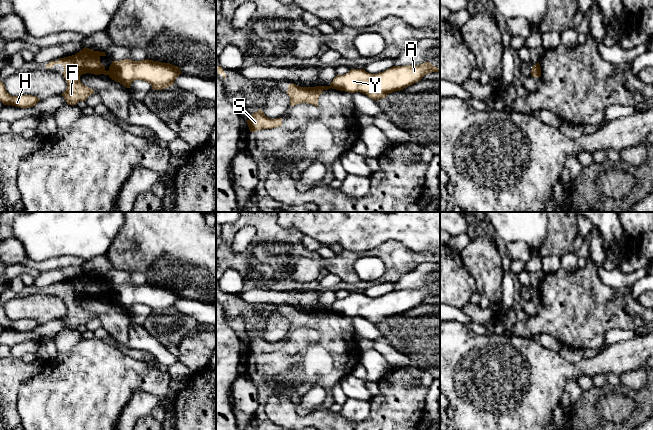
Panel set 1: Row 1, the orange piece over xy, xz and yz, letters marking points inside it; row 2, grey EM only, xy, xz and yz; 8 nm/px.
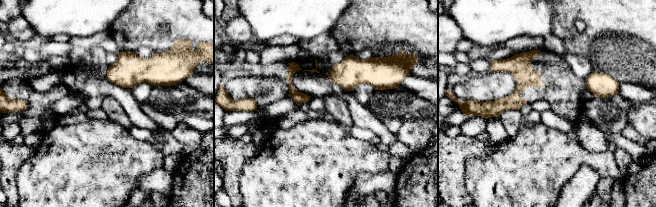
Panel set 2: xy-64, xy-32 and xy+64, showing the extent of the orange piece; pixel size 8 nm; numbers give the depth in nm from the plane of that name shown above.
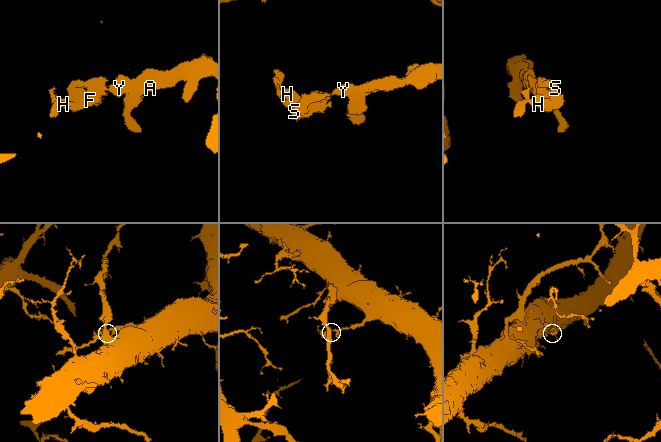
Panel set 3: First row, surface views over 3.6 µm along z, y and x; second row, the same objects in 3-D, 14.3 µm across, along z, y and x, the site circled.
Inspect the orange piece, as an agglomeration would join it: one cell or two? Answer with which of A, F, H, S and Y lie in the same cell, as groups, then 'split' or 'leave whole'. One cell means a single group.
A Y / F H S; split

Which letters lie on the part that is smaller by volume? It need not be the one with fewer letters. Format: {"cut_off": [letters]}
{"cut_off": ["F", "H", "S"]}

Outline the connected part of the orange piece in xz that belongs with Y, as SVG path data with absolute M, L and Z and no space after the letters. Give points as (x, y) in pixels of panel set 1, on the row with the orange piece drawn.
M430 62L393 66L377 74L368 73L364 69L351 69L344 75L337 75L330 87L349 93L360 92L376 101L389 93L403 90L432 72L440 72L440 69Z

